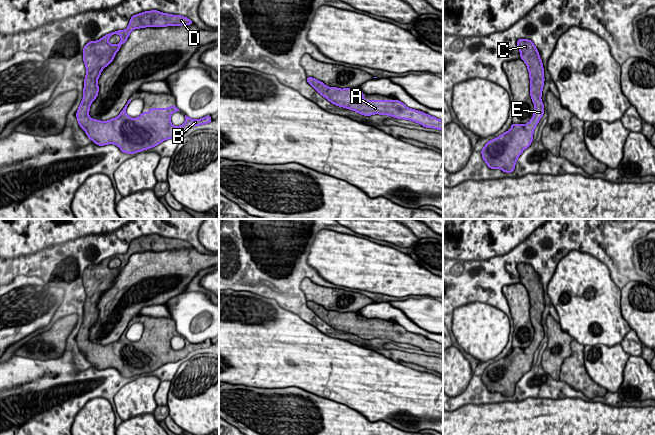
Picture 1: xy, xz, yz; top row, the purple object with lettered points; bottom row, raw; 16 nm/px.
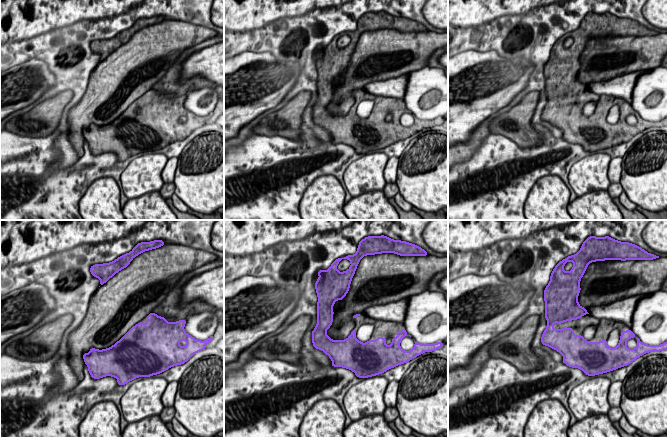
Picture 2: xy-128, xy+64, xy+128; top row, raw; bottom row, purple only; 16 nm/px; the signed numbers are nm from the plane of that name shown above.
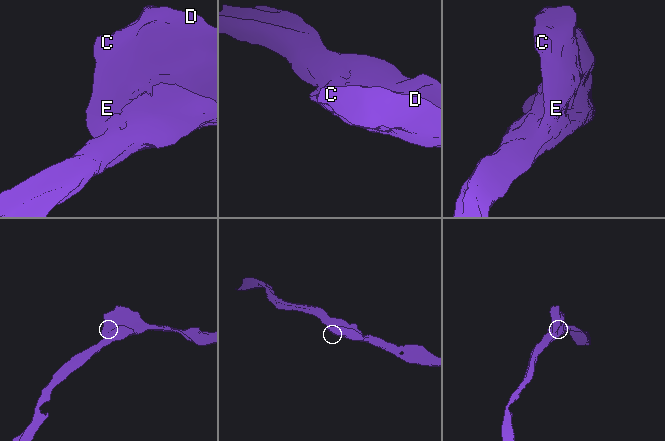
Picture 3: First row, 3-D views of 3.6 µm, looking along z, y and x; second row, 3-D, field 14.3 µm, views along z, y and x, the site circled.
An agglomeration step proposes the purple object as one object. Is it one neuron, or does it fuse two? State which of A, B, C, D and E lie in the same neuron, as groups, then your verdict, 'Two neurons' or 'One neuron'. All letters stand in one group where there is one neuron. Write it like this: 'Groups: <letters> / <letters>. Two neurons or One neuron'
Groups: A B C D E. One neuron

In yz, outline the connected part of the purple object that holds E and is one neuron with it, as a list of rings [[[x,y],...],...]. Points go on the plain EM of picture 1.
[[[518,263],[517,271],[529,295],[530,320],[535,330],[533,341],[524,349],[511,348],[510,354],[488,365],[481,375],[482,382],[489,392],[501,393],[506,397],[514,395],[518,381],[531,369],[534,353],[544,338],[541,320],[545,303],[539,276],[528,263]]]

